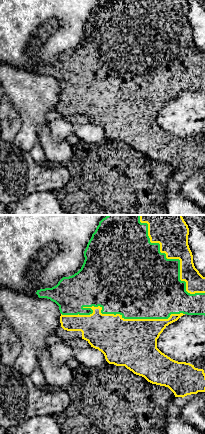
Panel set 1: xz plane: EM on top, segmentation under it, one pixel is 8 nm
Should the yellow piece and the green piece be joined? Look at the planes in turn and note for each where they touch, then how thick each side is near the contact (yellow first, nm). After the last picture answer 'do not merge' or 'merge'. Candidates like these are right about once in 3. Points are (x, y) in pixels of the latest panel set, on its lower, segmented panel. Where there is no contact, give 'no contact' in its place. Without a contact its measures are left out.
(117, 314) | 380/480 nm

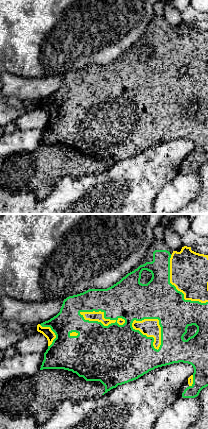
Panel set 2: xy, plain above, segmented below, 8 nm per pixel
(103, 314) | 80/320 nm

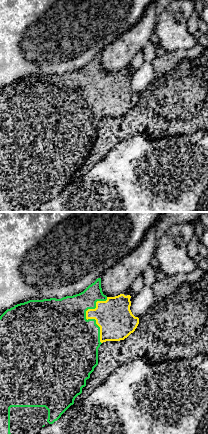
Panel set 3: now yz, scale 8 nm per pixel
(86, 318) | 280/500 nm

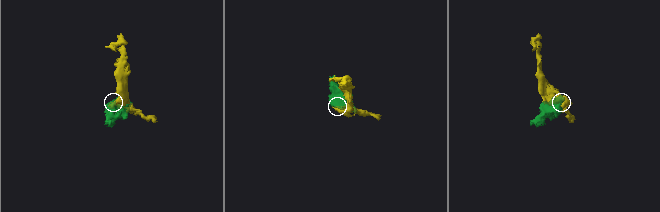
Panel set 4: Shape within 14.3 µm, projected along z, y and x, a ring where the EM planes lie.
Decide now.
merge

